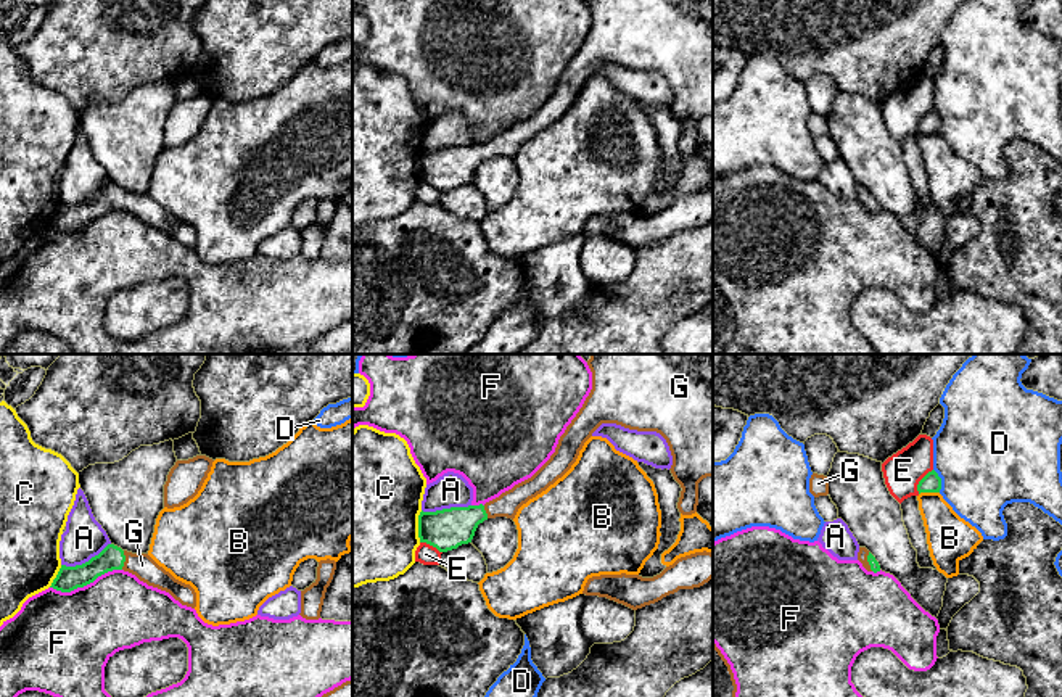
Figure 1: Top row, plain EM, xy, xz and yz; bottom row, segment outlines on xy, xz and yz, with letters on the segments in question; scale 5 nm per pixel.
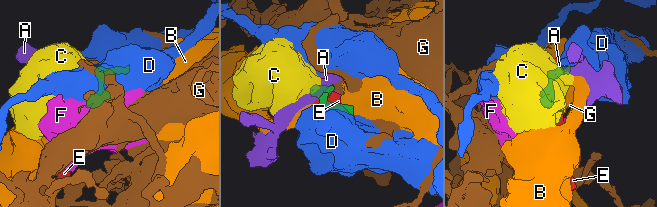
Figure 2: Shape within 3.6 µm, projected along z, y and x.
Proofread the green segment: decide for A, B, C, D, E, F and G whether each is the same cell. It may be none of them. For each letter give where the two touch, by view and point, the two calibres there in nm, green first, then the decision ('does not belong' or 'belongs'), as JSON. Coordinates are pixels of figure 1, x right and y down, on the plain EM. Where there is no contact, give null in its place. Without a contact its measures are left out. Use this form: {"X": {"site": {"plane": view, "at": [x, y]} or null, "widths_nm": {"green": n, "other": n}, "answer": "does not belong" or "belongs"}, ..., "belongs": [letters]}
{"A": {"site": {"plane": "xy", "at": [86, 202]}, "widths_nm": {"green": 120, "other": 200}, "answer": "does not belong"}, "B": {"site": {"plane": "yz", "at": [929, 131]}, "widths_nm": {"green": 100, "other": 220}, "answer": "does not belong"}, "C": {"site": {"plane": "xz", "at": [419, 166]}, "widths_nm": {"green": 200, "other": 500}, "answer": "does not belong"}, "D": {"site": {"plane": "yz", "at": [940, 119]}, "widths_nm": {"green": 100, "other": 480}, "answer": "does not belong"}, "E": {"site": {"plane": "yz", "at": [919, 121]}, "widths_nm": {"green": 100, "other": 190}, "answer": "does not belong"}, "F": {"site": {"plane": "xy", "at": [86, 224]}, "widths_nm": {"green": 120, "other": 420}, "answer": "does not belong"}, "G": {"site": {"plane": "xy", "at": [124, 200]}, "widths_nm": {"green": 120, "other": 120}, "answer": "belongs"}, "belongs": ["G"]}

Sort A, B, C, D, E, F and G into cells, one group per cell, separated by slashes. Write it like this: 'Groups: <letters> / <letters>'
Groups: A E / B / C / D / F / G

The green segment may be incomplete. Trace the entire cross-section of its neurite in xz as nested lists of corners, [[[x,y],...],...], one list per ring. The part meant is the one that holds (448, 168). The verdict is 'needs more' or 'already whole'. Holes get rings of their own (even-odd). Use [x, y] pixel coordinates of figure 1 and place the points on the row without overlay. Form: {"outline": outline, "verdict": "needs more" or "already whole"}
{"outline": [[[587,0],[592,29],[582,47],[560,76],[555,92],[528,119],[515,124],[484,145],[420,151],[418,177],[439,192],[471,182],[480,163],[488,158],[515,158],[518,148],[562,118],[576,101],[584,82],[602,63],[616,63],[637,71],[660,72],[671,90],[671,113],[681,124],[677,148],[692,155],[698,145],[698,122],[713,116],[713,0]]], "verdict": "needs more"}

